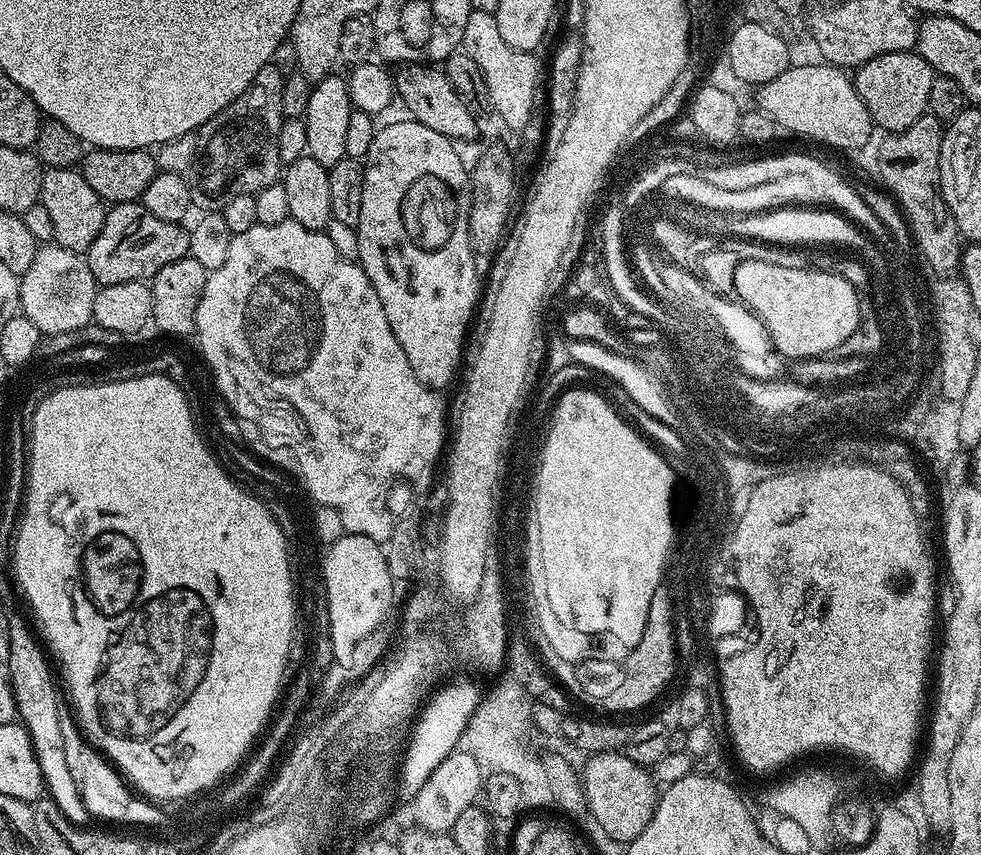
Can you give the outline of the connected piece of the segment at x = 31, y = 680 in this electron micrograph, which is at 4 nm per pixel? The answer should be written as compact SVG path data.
M12 610L6 616L8 627L6 667L8 683L12 685L12 697L16 703L16 715L32 739L47 795L58 806L58 810L66 814L69 822L84 826L89 823L90 817L86 810L86 802L82 802L82 794L78 794L78 786L74 786L74 778L66 762L66 746L62 746L62 730L58 723L58 706L61 701L56 697L56 688L52 685L52 672L48 669L49 657L41 641L37 637L37 641L32 637L32 632L28 629L29 621L23 615L16 620L19 614L19 611Z

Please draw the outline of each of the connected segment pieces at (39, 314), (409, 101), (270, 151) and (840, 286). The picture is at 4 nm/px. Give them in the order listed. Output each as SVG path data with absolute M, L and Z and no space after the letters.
M55 242L37 247L30 270L19 277L19 311L45 337L78 330L92 324L92 307L96 297L97 283L87 259L81 253L72 252Z
M408 62L397 67L394 72L394 92L404 103L404 108L409 117L417 124L426 126L438 134L442 134L447 140L461 142L460 140L472 140L479 134L480 128L476 125L477 113L468 109L466 102L454 86L450 86L450 80L443 67L433 66L428 62Z
M273 63L262 66L246 90L195 133L196 155L186 179L197 209L220 210L235 195L258 193L281 179L278 130L280 121L285 119L282 110L284 78L285 73Z
M759 258L753 260L741 259L730 281L731 287L736 287L739 303L757 316L764 324L767 332L767 339L770 341L771 347L777 353L780 352L784 356L789 356L789 361L810 360L813 358L824 358L837 350L843 349L847 342L852 337L857 335L856 327L860 324L860 317L862 317L862 310L856 307L856 296L852 296L852 288L848 288L848 284L844 284L844 280L836 280L836 276L816 276L816 272L788 272L788 268L768 268L768 263L763 264Z

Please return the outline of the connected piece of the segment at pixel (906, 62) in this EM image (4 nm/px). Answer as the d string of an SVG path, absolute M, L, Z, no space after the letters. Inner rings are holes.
M915 50L891 52L878 58L870 58L870 62L861 64L854 72L856 89L873 125L877 129L885 128L883 131L888 134L906 130L914 126L918 118L925 116L928 112L933 79L931 66Z

